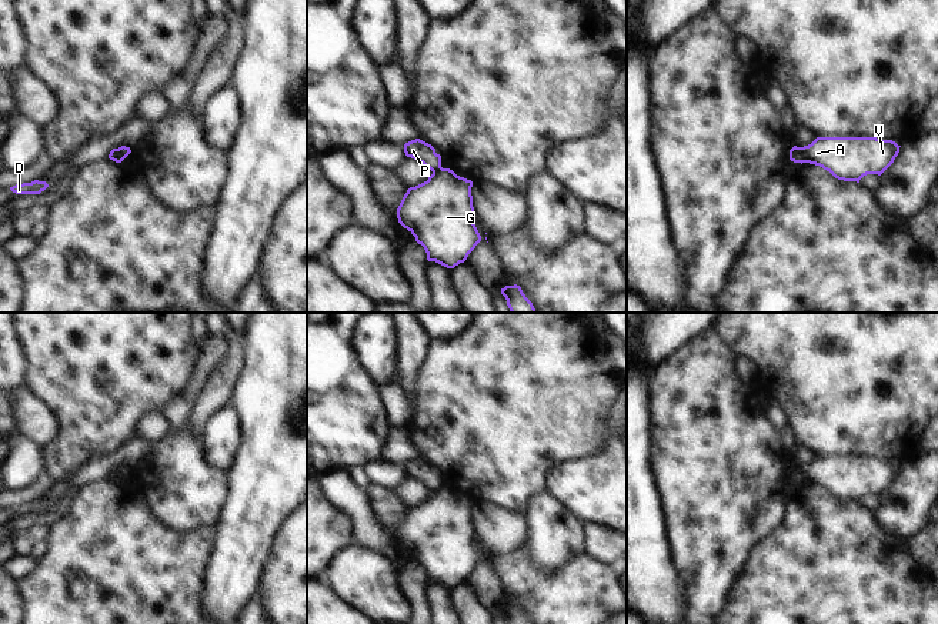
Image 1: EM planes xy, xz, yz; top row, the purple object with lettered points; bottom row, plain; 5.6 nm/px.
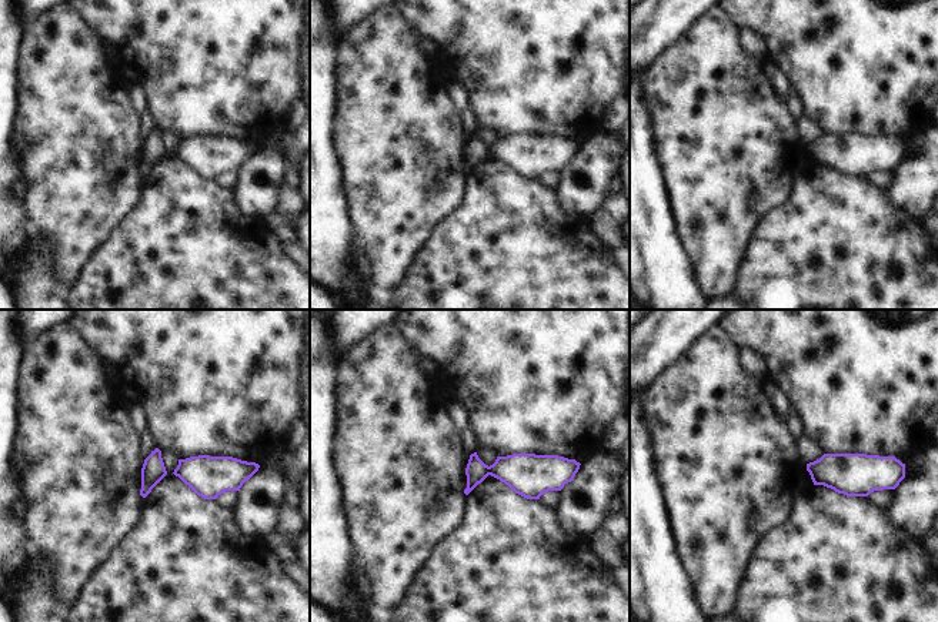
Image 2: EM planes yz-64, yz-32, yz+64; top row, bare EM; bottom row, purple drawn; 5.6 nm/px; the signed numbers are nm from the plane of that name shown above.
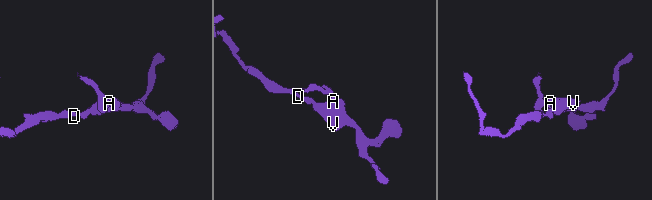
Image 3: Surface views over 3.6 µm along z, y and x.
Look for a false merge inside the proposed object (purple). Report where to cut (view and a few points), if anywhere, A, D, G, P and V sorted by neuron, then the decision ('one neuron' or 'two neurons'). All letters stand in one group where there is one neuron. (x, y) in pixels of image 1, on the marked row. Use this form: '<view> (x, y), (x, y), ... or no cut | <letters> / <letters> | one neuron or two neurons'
yz (800, 147), (804, 162) | A D G V / P | two neurons

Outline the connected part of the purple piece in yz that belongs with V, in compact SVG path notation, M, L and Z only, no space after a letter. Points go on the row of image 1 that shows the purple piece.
M817 137L801 151L804 163L820 166L838 180L859 183L867 174L881 176L894 163L899 147L877 137Z

